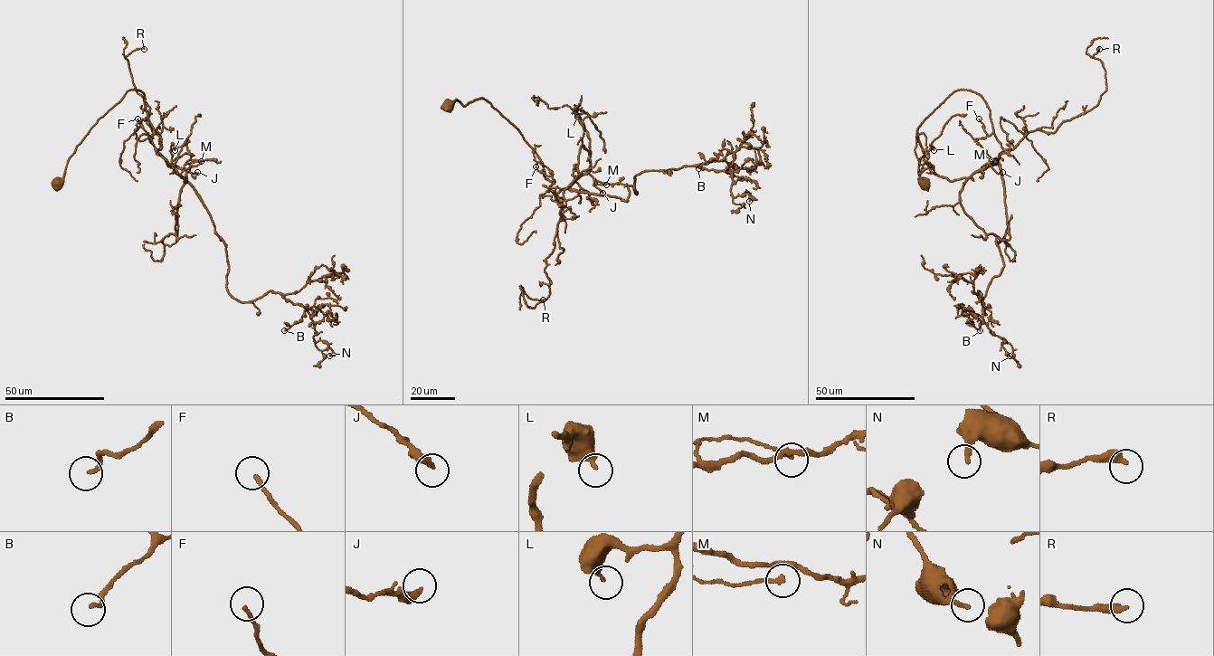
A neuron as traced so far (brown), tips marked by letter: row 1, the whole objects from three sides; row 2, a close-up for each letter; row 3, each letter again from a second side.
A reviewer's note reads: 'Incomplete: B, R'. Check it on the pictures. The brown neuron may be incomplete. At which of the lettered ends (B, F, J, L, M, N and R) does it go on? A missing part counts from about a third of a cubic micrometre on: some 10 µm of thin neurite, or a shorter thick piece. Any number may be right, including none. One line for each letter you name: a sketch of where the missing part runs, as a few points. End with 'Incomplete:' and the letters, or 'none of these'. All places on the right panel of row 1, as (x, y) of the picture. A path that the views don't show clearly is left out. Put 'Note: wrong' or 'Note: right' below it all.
R: missing branch runs (1099, 49), (1093, 43), (1088, 48), (1092, 44)
Incomplete: B, R
Note: right

